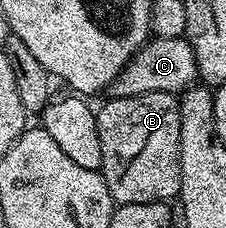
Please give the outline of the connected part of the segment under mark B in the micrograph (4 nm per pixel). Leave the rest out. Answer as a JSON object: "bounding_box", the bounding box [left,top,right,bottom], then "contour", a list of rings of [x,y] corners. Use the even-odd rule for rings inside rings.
{"bounding_box":[96,92,181,204],"contour":[[[143,92],[143,96],[127,96],[126,98],[109,98],[96,111],[99,128],[99,148],[103,148],[103,160],[99,173],[105,178],[107,188],[111,192],[114,203],[143,204],[144,202],[169,202],[176,199],[181,192],[181,165],[179,164],[179,98],[167,92]]]}

